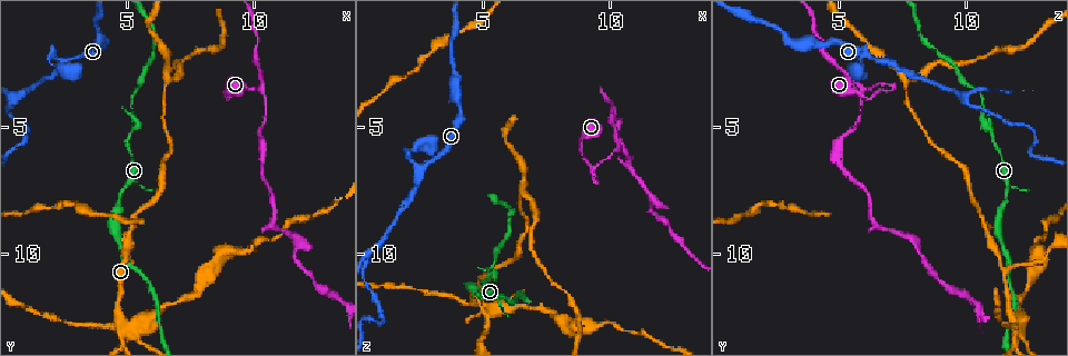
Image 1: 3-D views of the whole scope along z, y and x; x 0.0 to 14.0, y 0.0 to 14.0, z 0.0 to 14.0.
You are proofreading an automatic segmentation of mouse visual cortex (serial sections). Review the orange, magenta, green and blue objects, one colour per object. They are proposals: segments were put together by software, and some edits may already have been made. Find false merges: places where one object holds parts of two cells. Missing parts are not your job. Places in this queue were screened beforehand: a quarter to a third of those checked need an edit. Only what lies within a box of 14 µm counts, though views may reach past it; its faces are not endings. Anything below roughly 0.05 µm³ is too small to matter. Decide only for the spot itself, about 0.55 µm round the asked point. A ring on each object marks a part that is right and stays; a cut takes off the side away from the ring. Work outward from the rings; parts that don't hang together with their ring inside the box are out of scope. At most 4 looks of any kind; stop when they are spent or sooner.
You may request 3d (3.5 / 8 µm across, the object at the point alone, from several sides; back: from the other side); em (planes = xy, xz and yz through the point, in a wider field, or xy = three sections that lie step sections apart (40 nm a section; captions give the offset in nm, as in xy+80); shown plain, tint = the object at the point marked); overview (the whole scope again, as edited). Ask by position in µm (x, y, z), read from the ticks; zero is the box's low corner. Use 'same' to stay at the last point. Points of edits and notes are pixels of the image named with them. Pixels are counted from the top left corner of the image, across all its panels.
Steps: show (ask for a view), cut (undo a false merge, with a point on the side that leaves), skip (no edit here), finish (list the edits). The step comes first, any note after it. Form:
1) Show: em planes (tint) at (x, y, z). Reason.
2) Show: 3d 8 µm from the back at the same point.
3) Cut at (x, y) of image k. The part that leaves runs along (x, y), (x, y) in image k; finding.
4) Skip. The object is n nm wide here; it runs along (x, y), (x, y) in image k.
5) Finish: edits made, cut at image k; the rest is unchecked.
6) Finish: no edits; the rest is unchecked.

Show: em xy step 3 (tint) at (2.6, 2.3, 6.5). Abrupt turn.

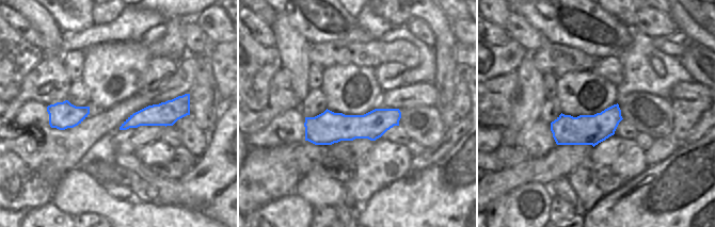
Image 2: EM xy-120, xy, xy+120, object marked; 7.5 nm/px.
Show: 3d 3.5 µm at the same point.

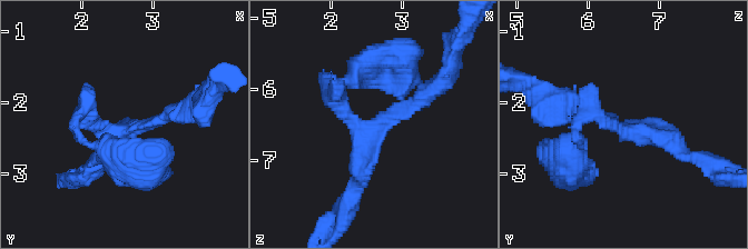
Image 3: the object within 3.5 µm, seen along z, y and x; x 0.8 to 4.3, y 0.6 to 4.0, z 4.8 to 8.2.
Skip. It runs along (398, 114), (307, 138) in image 2; continuous, no second cell.

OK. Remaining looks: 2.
Show: 3d 3.5 µm at (9.3, 3.3, 6.7). Abrupt turn.

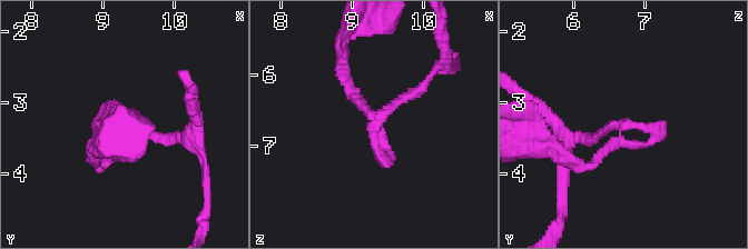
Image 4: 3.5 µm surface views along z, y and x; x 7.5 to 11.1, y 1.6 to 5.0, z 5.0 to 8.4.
Show: em planes (tint) at (9.30, 3.40, 6.70).

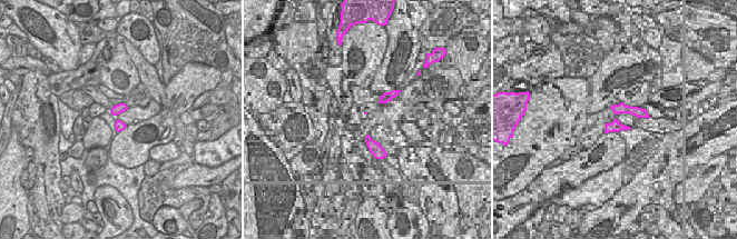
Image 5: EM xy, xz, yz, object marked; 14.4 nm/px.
Skip. It runs along (96, 165), (127, 123), (175, 137) in image 4; continuous, no second cell.

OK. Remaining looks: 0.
Finish: no edits; the rest is unchecked.

